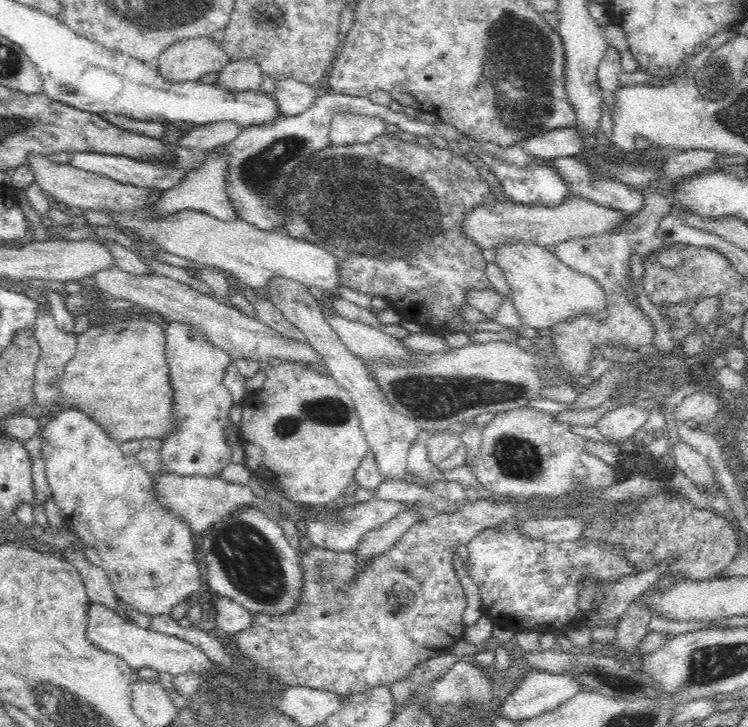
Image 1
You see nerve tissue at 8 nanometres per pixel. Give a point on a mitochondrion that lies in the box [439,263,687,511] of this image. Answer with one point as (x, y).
(518, 459)

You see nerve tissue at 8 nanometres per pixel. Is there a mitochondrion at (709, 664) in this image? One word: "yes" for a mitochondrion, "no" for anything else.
yes

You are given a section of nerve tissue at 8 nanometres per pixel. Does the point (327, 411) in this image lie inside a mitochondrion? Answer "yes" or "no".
yes

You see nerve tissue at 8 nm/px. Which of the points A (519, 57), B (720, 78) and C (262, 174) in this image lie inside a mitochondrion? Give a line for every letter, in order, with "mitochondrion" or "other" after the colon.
A: mitochondrion
B: mitochondrion
C: mitochondrion

